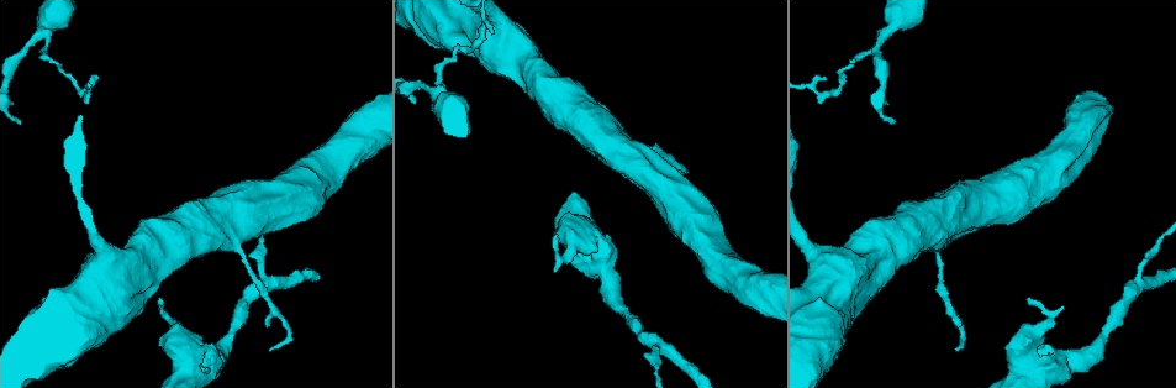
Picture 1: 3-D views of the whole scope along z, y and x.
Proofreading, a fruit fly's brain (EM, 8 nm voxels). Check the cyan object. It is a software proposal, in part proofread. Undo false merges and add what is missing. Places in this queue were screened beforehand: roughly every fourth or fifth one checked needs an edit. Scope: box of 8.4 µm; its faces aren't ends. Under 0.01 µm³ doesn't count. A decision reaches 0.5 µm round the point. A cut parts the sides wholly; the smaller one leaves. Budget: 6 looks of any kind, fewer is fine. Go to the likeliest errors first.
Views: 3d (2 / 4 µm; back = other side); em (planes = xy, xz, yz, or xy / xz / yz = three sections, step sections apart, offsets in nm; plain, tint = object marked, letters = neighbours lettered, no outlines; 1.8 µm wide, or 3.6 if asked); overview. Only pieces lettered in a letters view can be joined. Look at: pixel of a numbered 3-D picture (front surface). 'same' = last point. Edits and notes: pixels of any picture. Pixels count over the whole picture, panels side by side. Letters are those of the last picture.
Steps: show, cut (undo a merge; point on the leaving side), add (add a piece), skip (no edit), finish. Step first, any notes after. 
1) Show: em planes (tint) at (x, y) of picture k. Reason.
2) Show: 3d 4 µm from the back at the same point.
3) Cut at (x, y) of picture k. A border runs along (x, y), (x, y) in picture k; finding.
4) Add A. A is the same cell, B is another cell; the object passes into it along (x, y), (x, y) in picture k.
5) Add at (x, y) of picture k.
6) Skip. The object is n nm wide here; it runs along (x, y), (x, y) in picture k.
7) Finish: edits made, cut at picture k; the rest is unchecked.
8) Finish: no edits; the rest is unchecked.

Show: 3d 4 µm from the back at (162, 301) of picture 1. Thin end.

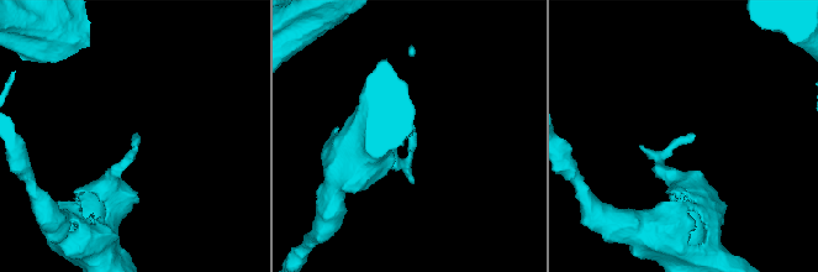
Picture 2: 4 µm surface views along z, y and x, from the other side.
Show: em planes (letters) at (694, 137) of picture 2. Need the tissue.

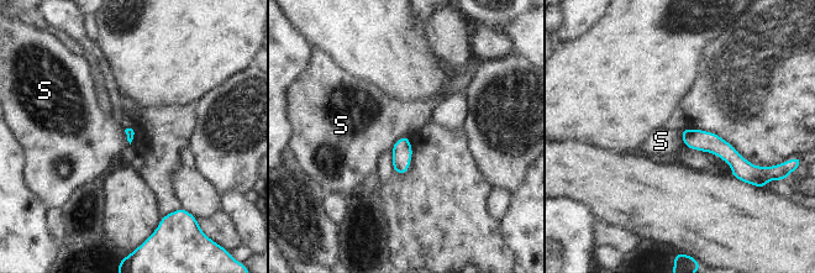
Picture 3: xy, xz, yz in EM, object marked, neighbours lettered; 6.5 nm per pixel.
Skip. S is another cell; a border runs along (406, 134), (390, 148) in picture 3; none of them fits.

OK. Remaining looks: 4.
Show: 3d 4 µm at (438, 91) of picture 1.

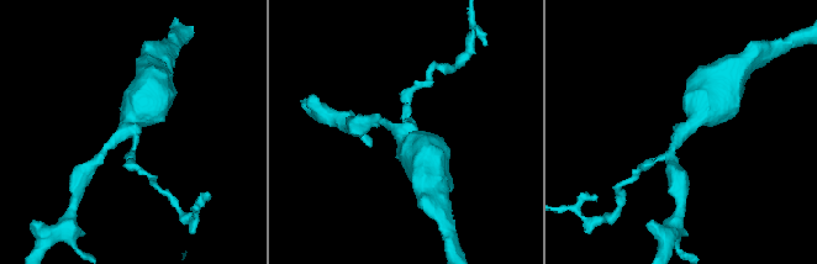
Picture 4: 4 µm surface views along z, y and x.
Show: em yz step 8 (tint) at (130, 129) of picture 4. 3 arms meet here.

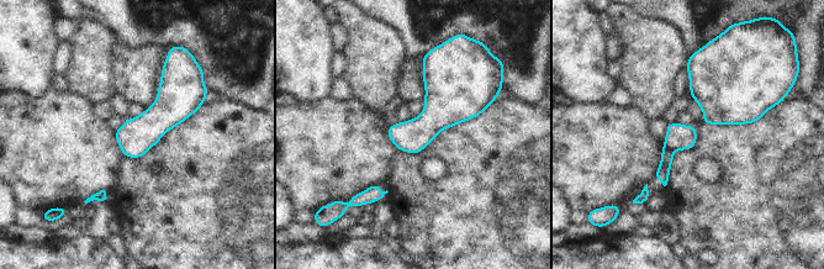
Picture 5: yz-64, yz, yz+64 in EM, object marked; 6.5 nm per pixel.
Show: em yz step 8 (letters) at the same point.

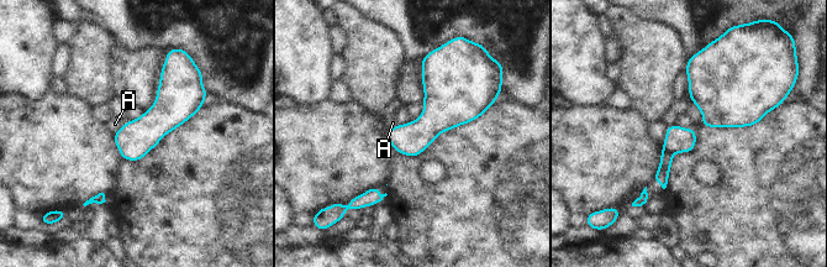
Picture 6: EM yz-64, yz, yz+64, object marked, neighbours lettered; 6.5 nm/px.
Cut at (678, 140) of picture 6. A is another cell; a second neuron is stuck on.

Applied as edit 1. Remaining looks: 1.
Finish: edits made, cut at picture 6; the rest is unchecked.

